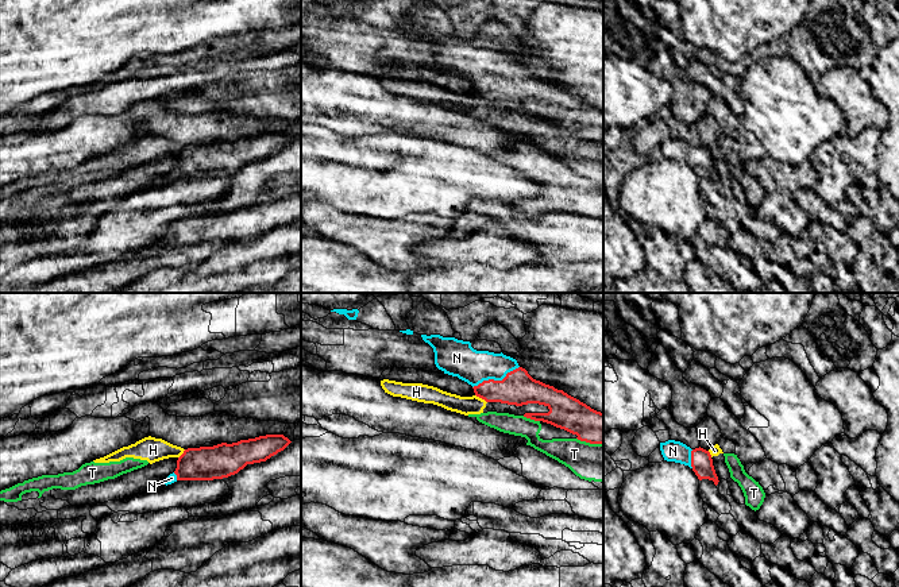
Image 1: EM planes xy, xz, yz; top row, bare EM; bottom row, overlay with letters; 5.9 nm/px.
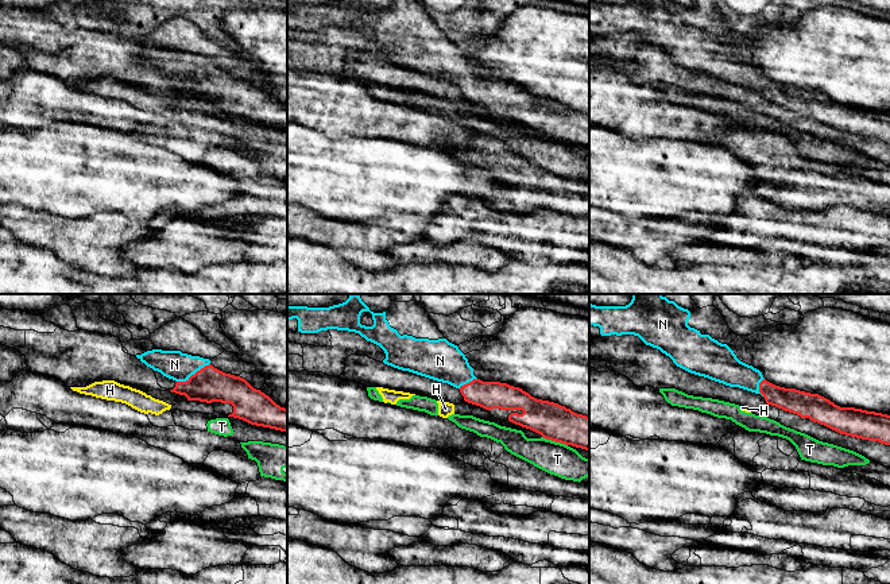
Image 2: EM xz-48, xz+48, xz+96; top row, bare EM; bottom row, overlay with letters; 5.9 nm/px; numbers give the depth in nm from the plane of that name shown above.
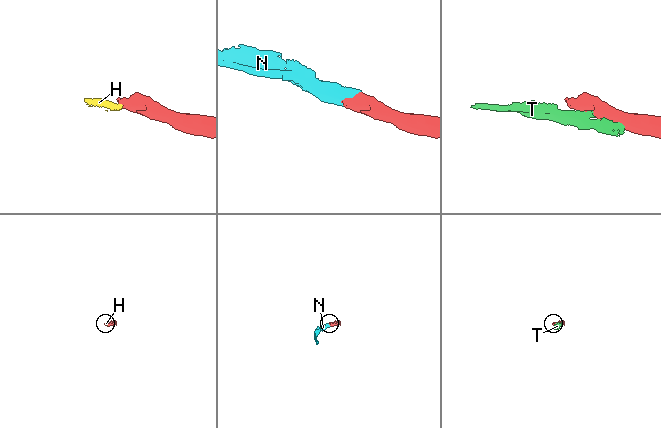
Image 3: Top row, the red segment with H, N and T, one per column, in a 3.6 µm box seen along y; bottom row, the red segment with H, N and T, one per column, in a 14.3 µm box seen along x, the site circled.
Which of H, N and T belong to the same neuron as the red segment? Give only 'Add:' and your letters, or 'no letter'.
Add: N

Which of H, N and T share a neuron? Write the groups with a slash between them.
H T / N

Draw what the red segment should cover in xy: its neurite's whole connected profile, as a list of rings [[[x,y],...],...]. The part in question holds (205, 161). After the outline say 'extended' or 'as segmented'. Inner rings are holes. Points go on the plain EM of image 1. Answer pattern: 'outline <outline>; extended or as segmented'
outline [[[266,132],[238,140],[188,146],[177,158],[177,166],[157,184],[177,178],[213,178],[238,171],[247,162],[266,159],[292,139],[283,132]]]; extended

